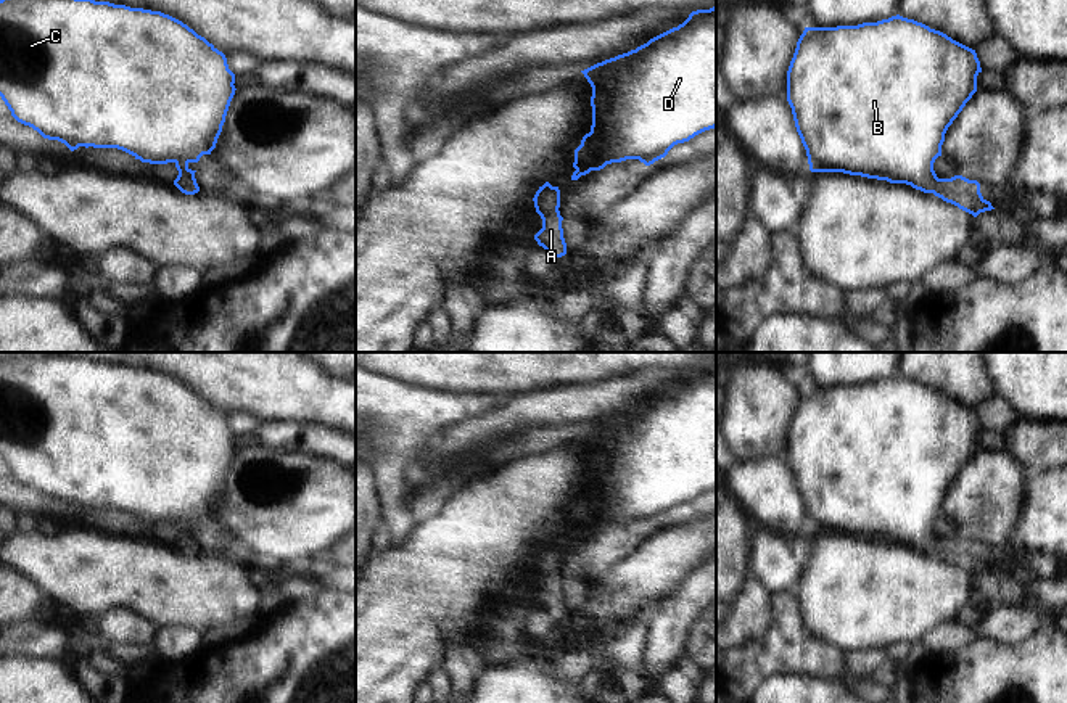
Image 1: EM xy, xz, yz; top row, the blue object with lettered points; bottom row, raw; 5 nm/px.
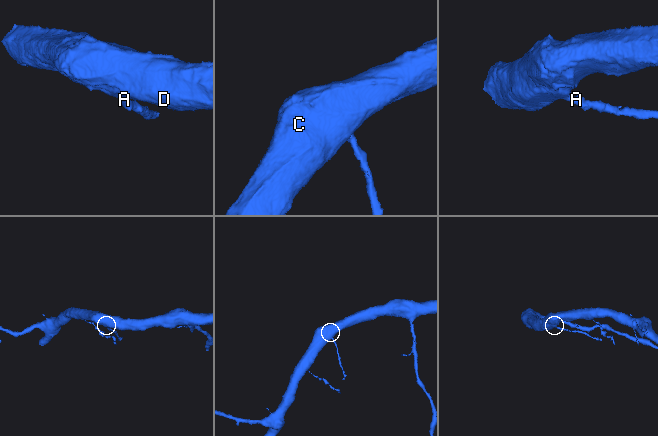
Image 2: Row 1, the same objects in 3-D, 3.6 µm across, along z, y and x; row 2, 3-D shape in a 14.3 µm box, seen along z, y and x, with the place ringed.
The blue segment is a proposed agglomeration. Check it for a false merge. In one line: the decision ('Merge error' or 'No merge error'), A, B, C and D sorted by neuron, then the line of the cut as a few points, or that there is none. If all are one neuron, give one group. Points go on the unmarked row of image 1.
No merge error. Groups: A B C D. No split

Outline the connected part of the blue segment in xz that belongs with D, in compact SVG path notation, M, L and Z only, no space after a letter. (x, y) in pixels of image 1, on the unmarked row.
M716 367L692 372L678 388L581 433L592 447L592 486L575 510L573 528L576 531L571 541L626 520L639 520L650 526L665 518L674 505L716 487Z

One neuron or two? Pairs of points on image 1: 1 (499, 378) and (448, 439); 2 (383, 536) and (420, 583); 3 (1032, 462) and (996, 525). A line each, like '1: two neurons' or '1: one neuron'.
1: two neurons
2: two neurons
3: two neurons

